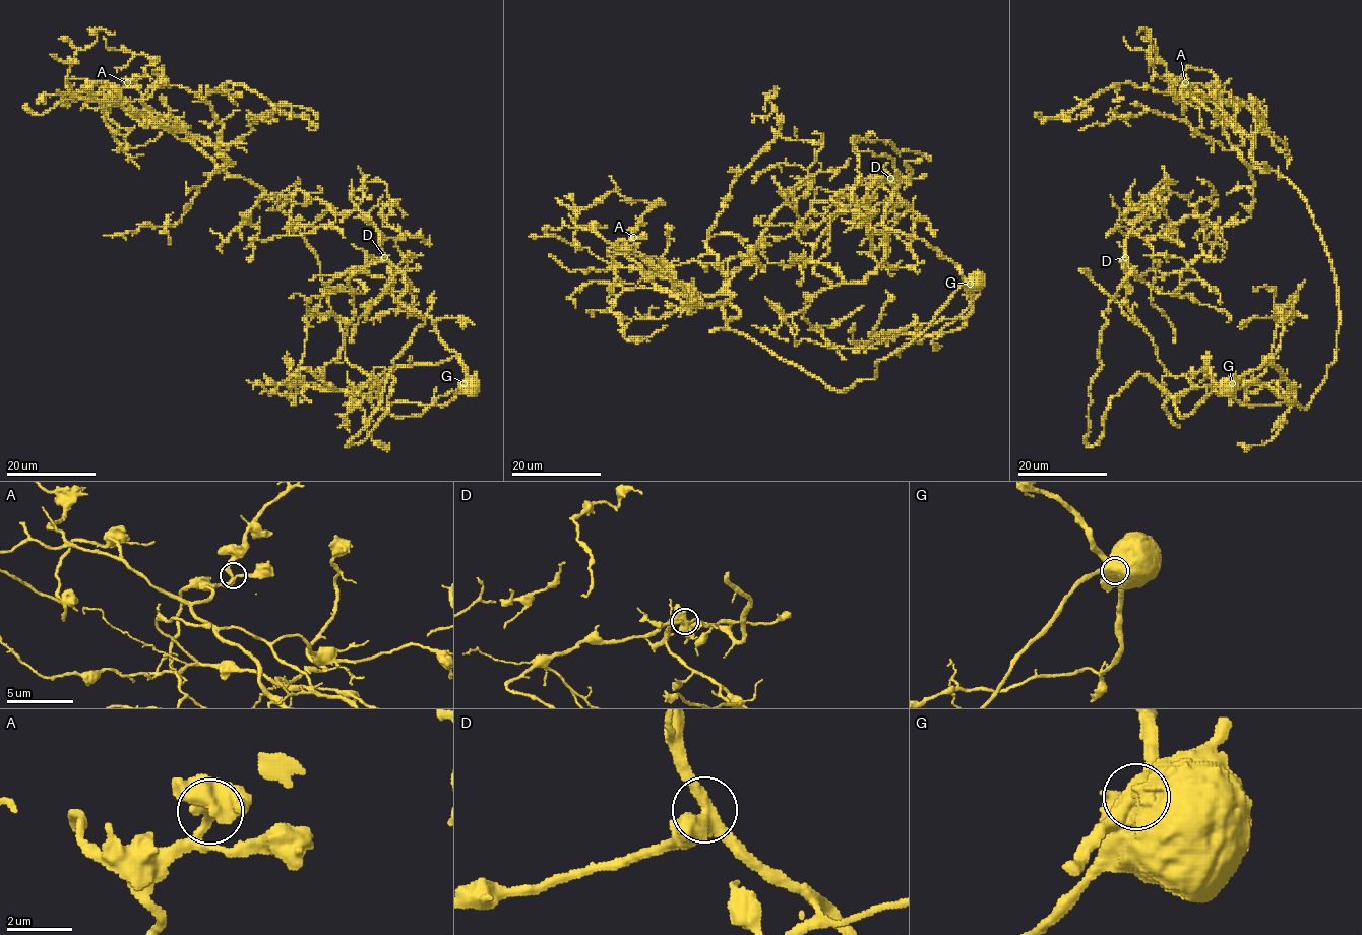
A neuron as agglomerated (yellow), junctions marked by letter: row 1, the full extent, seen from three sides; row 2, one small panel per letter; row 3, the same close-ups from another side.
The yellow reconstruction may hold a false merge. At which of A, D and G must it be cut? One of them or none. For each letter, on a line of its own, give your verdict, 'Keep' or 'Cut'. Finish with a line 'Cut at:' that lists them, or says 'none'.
A: Keep
D: Keep
G: Cut
Cut at: G

